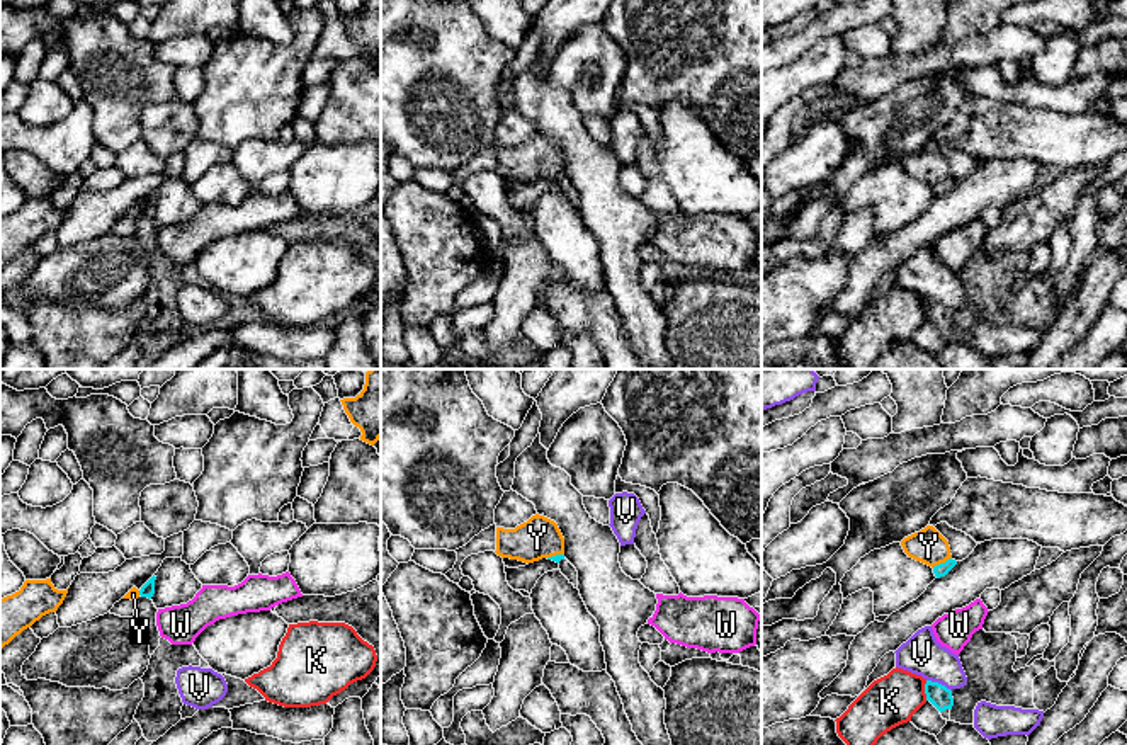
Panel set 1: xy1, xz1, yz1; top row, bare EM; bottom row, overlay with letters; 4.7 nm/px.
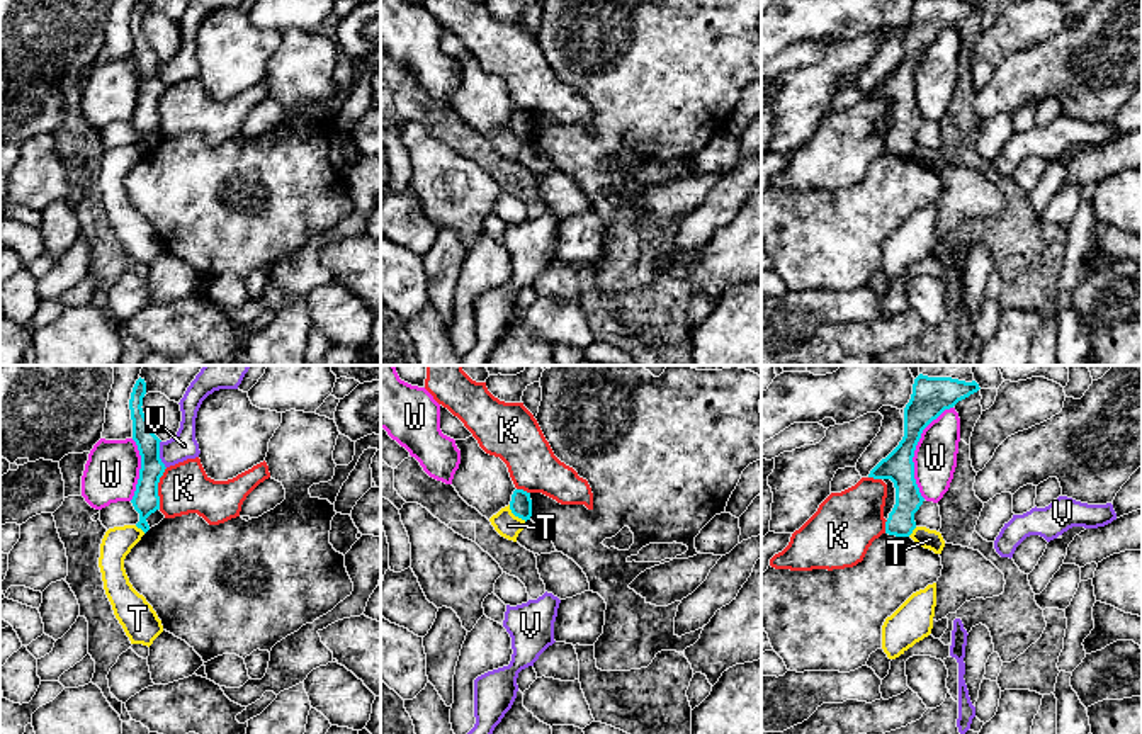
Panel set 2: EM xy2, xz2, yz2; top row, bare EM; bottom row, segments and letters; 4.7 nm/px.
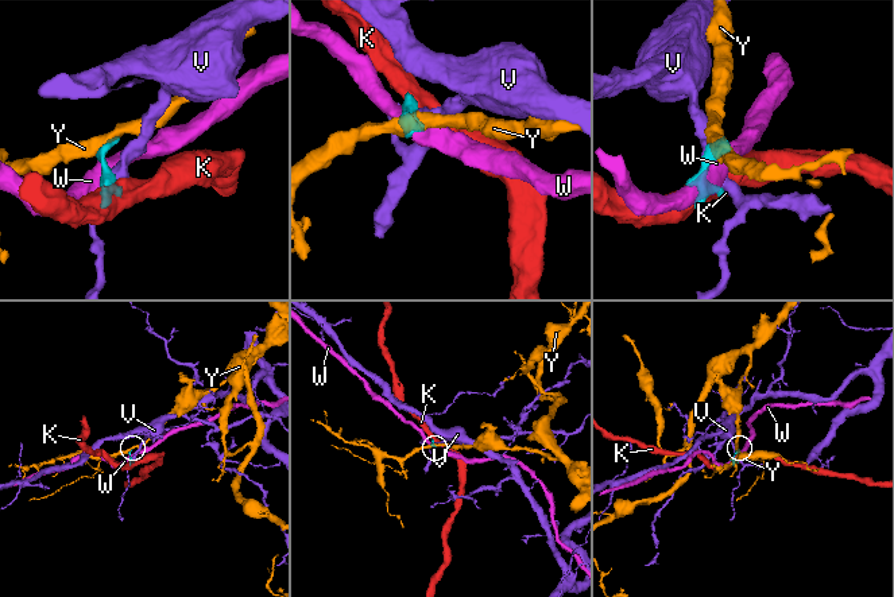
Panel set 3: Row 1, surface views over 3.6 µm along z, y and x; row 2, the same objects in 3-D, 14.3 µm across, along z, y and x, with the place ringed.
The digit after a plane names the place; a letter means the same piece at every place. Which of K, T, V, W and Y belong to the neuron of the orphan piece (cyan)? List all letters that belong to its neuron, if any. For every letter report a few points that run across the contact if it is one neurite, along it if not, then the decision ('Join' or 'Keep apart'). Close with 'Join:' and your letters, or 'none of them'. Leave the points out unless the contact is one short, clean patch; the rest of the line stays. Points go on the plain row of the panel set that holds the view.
K: Keep apart
T: Line: xz2 (508, 124), (515, 135), (525, 140). Keep apart
V: Line: xy2 (160, 60), (160, 80), (165, 87). Keep apart
W: Keep apart
Y: Line: yz1 (951, 176), (932, 186). Keep apart
Join: none of them

